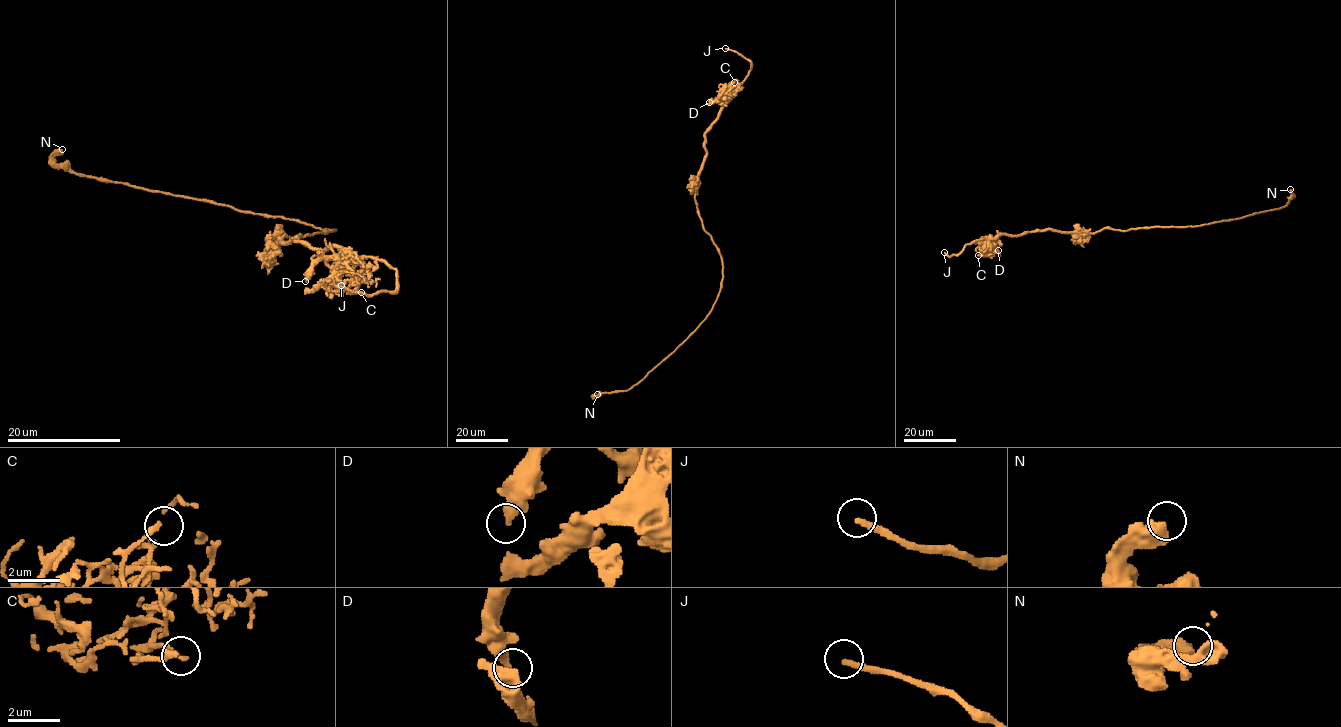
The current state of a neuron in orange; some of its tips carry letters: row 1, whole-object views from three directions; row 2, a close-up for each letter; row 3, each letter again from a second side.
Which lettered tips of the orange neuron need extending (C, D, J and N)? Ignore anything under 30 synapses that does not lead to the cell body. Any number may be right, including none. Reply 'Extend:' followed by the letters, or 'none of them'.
Extend: J

